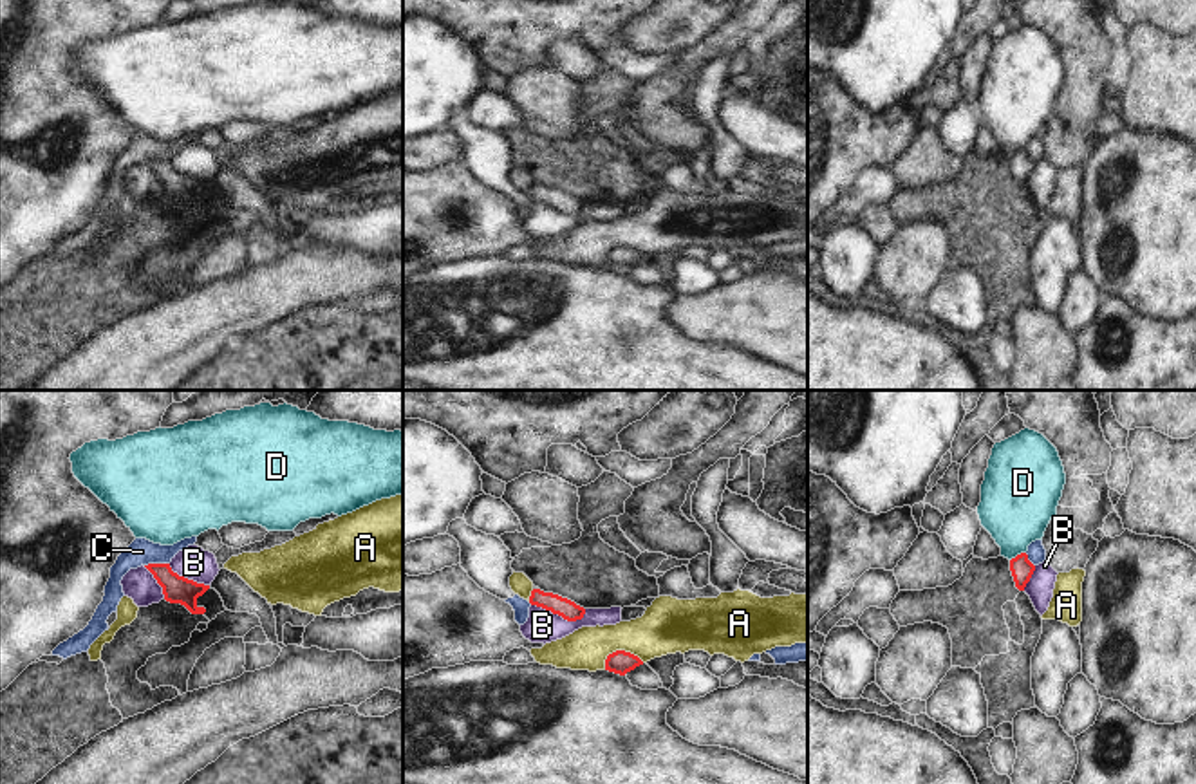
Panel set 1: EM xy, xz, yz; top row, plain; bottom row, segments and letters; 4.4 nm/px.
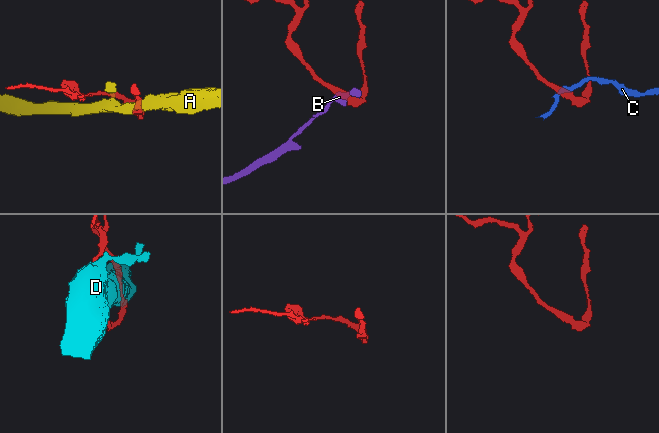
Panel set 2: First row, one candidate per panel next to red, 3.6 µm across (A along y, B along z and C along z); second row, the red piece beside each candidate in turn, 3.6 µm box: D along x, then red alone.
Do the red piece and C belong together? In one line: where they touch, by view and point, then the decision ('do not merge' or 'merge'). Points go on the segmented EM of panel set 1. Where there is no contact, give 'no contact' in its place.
meets red in xy at (156, 564); do not merge

